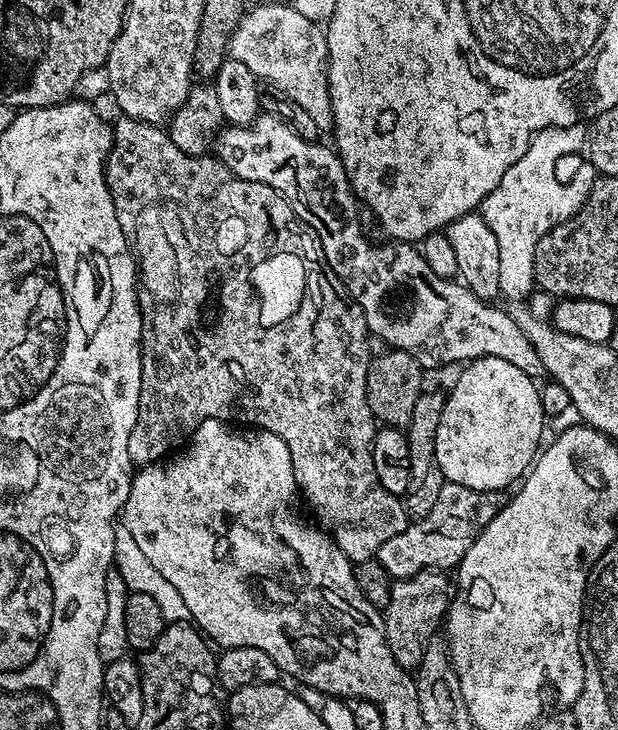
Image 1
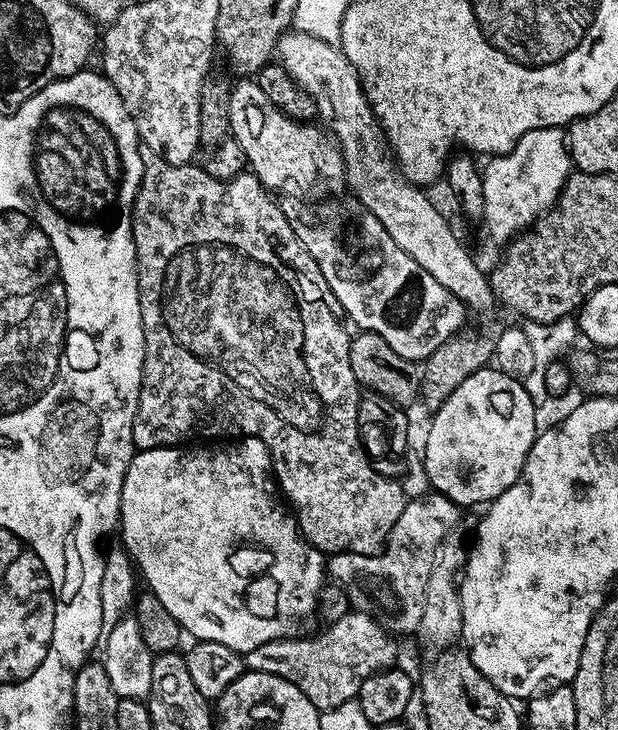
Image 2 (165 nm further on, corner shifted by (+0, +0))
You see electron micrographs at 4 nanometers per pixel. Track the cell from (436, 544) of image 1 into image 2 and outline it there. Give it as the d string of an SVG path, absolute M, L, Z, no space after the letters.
M435 490L420 499L409 499L396 523L391 547L375 556L337 552L327 561L327 571L336 575L335 583L342 586L355 611L367 612L389 634L415 633L422 622L426 582L436 561L436 551L446 538L444 520L454 519L456 512L456 503Z

